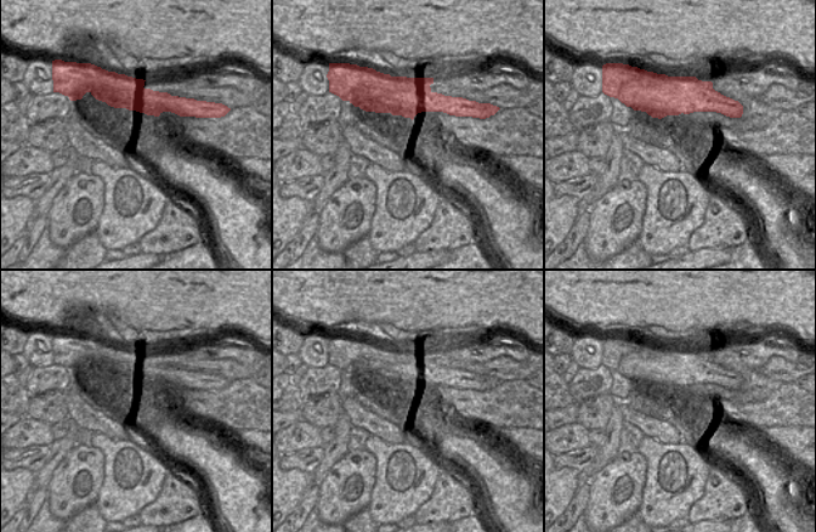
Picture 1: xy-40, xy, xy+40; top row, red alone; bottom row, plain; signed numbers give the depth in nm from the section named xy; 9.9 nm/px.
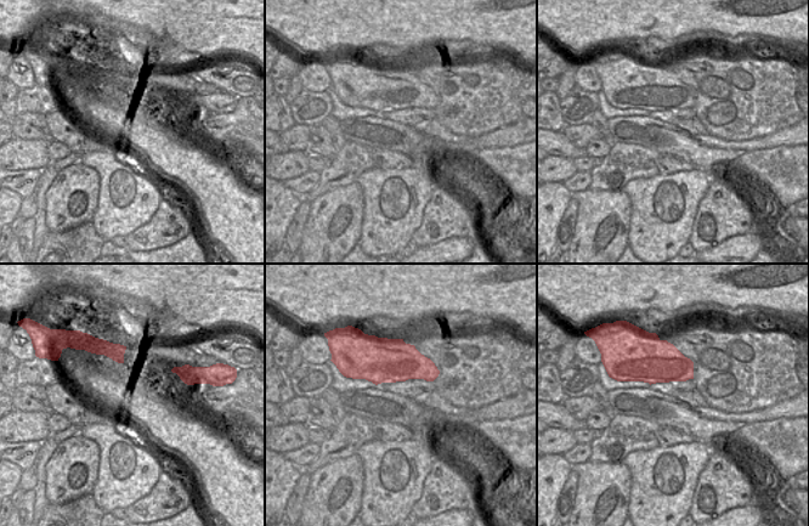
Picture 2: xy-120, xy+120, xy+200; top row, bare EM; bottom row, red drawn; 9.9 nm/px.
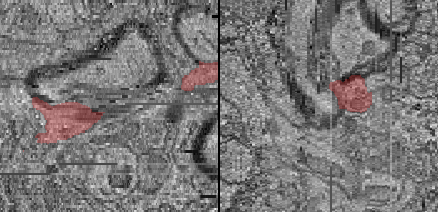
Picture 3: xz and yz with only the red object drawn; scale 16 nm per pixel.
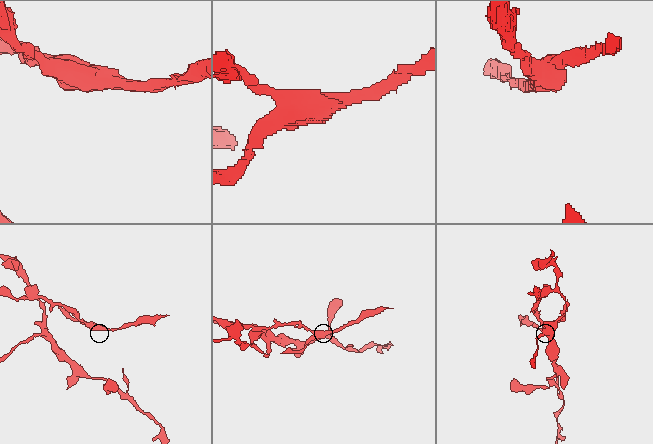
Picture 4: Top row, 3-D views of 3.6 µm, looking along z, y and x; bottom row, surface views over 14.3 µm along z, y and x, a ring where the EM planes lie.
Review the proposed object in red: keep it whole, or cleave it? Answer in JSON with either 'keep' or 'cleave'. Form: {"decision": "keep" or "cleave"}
{"decision": "cleave"}

